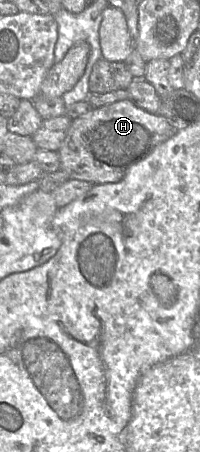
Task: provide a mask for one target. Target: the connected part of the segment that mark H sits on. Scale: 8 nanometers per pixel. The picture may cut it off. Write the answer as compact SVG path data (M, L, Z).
M130 99L93 108L72 120L58 150L60 170L66 172L70 179L93 184L119 182L134 163L175 133L176 129L165 117L140 108Z

